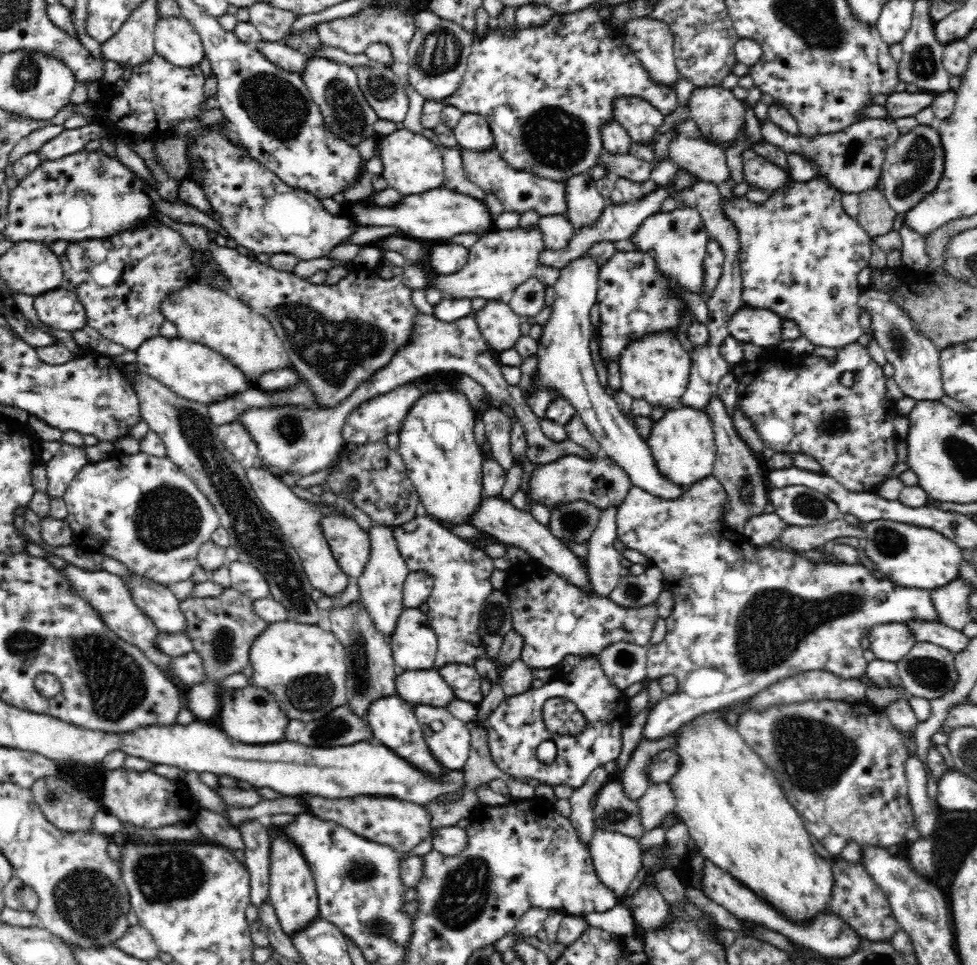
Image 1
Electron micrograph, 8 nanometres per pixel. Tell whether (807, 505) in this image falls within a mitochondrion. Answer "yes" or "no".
yes

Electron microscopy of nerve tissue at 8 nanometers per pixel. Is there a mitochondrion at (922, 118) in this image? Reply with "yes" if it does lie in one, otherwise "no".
no

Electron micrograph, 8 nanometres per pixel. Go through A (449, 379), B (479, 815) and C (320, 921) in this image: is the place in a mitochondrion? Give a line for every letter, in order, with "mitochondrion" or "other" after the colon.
A: other
B: other
C: other

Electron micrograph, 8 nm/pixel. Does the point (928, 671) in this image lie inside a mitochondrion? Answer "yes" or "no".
yes

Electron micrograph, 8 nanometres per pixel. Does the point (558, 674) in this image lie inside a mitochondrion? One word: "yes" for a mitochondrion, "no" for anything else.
no

